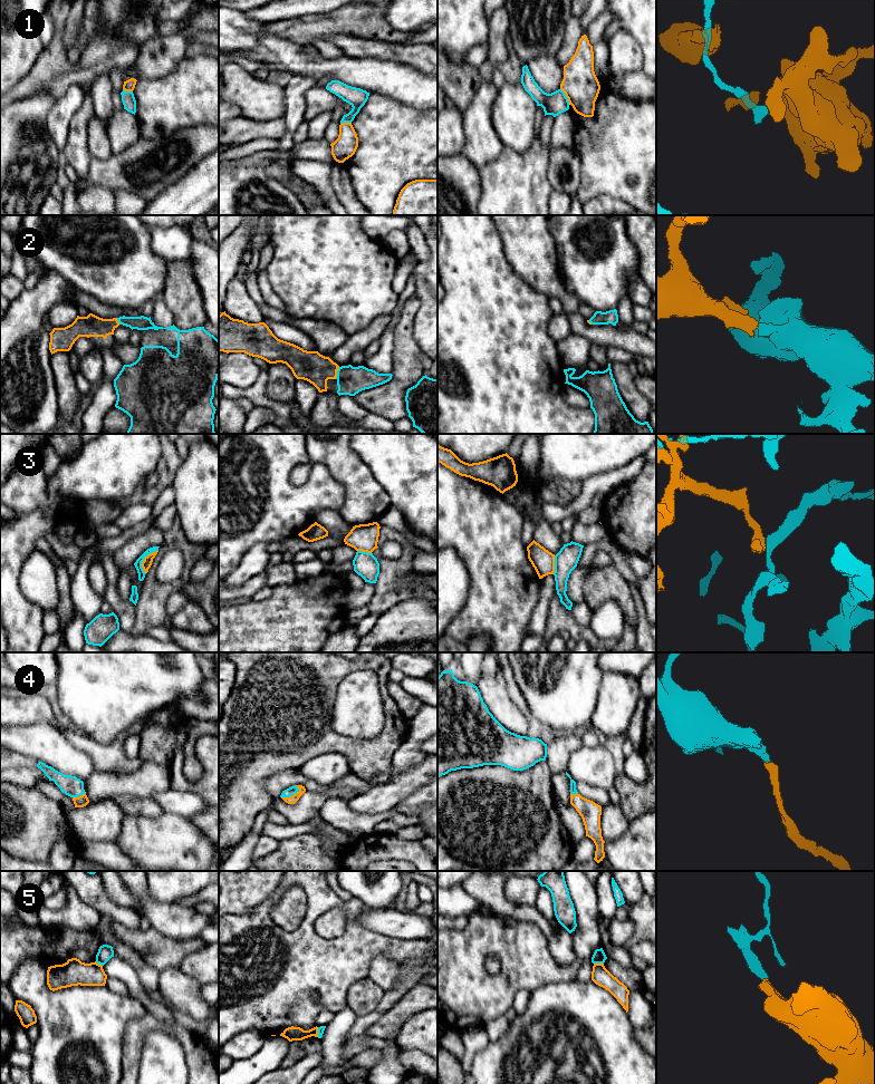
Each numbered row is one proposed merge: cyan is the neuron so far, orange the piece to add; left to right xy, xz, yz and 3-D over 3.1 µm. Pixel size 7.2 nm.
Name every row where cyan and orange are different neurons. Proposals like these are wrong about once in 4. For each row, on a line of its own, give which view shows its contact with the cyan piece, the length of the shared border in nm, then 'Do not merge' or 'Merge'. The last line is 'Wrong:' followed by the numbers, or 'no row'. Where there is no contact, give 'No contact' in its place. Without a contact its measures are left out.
1: Touches cyan in yz. Shared border 140 nm. Do not merge
2: Touches cyan in xz. Shared border 90 nm. Merge
3: Touches cyan in xy. Shared border 200 nm. Merge
4: Touches cyan in xz. Shared border 150 nm. Merge
5: Touches cyan in yz. Shared border 70 nm. Do not merge
Wrong: 1, 5

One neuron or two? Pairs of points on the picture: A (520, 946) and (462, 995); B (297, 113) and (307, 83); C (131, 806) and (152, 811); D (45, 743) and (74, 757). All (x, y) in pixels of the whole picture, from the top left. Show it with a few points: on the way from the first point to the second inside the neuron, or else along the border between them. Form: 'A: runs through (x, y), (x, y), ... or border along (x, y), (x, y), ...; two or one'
A: runs through (500, 946), (489, 946), (462, 975); one
B: runs through (297, 105), (297, 93), (299, 90); one
C: runs through (136, 806), (146, 806); one
D: runs through (51, 747), (64, 757), (67, 757); one

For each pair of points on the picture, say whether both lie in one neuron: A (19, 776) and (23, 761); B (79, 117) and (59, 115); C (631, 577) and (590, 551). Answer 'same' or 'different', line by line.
A: different
B: different
C: same

